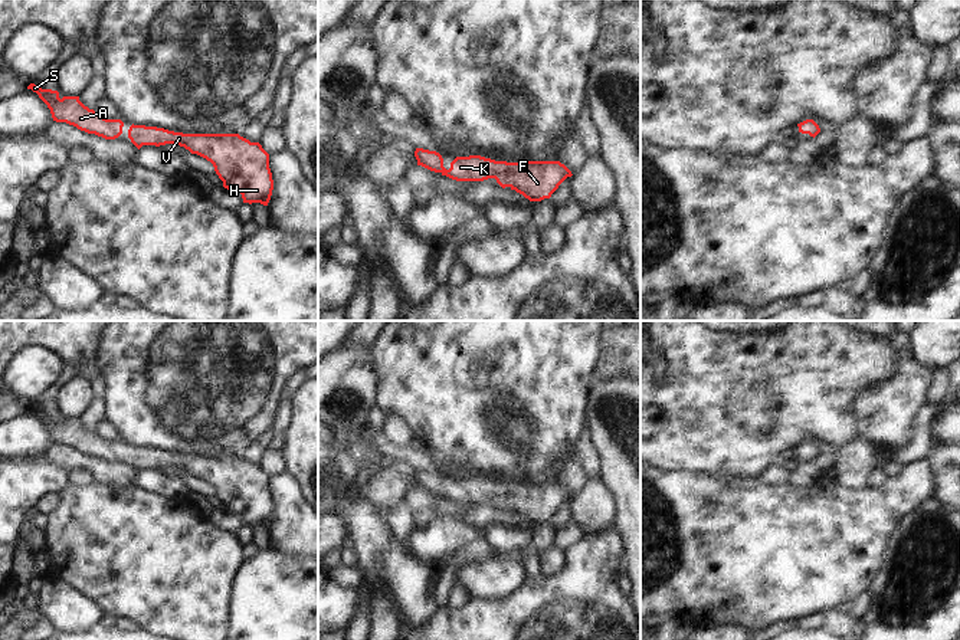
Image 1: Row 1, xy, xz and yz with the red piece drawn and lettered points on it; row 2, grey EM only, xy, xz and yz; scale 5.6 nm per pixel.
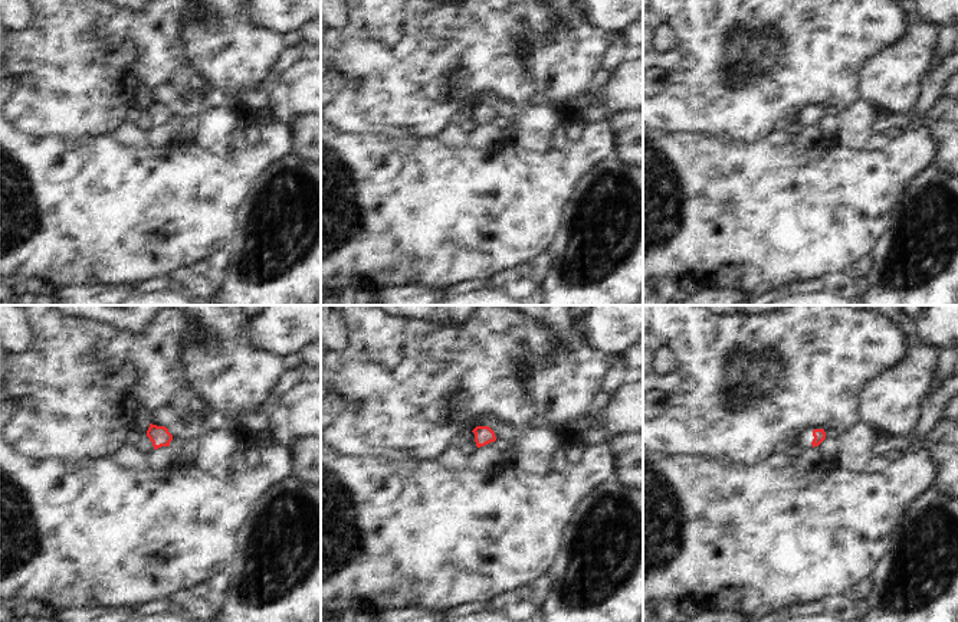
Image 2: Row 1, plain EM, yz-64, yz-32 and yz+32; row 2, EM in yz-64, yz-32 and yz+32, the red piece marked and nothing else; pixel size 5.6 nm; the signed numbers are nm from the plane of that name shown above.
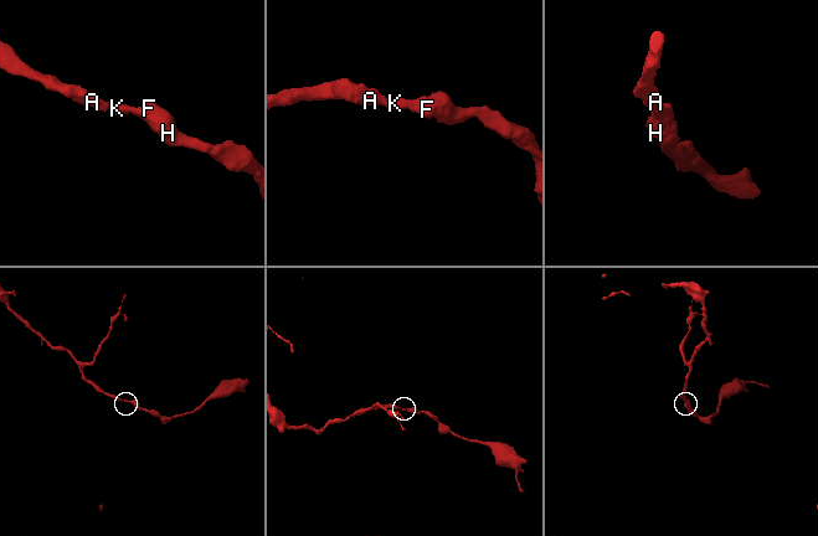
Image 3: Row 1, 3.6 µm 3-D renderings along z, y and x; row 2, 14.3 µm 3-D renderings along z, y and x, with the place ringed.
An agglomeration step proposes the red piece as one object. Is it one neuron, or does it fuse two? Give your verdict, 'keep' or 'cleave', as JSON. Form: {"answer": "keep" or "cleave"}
{"answer": "keep"}

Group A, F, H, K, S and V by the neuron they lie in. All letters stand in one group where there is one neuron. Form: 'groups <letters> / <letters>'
groups A F H K S V

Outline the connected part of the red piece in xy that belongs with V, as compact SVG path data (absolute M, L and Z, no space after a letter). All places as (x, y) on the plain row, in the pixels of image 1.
M134 446L128 460L138 472L142 467L184 469L210 483L223 509L240 515L243 525L268 528L271 522L273 502L269 476L259 465L250 465L239 456L183 456Z

